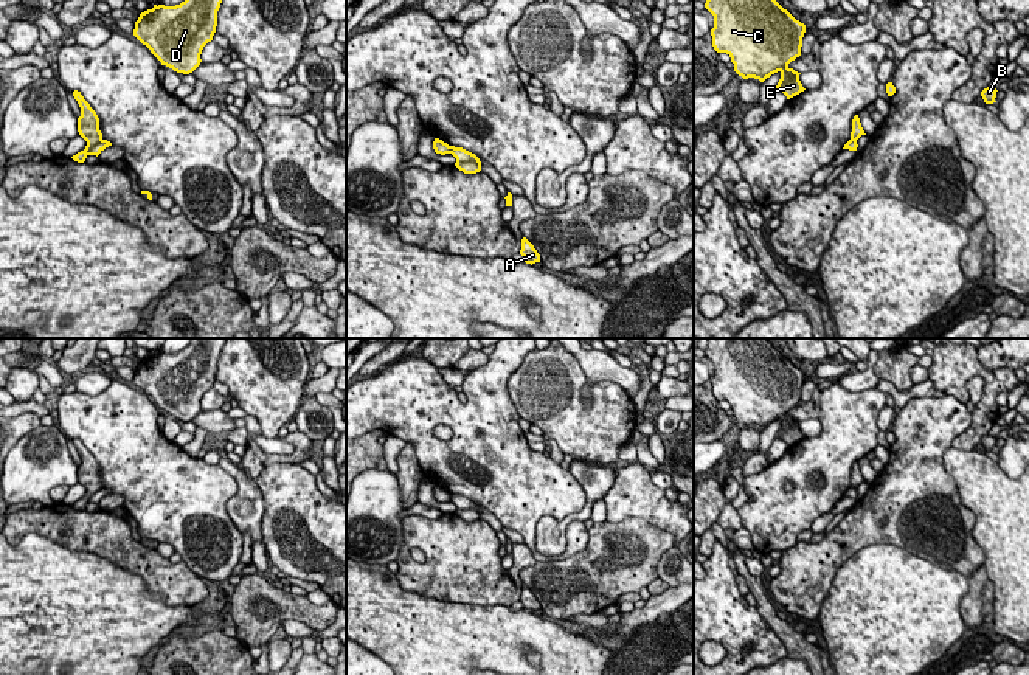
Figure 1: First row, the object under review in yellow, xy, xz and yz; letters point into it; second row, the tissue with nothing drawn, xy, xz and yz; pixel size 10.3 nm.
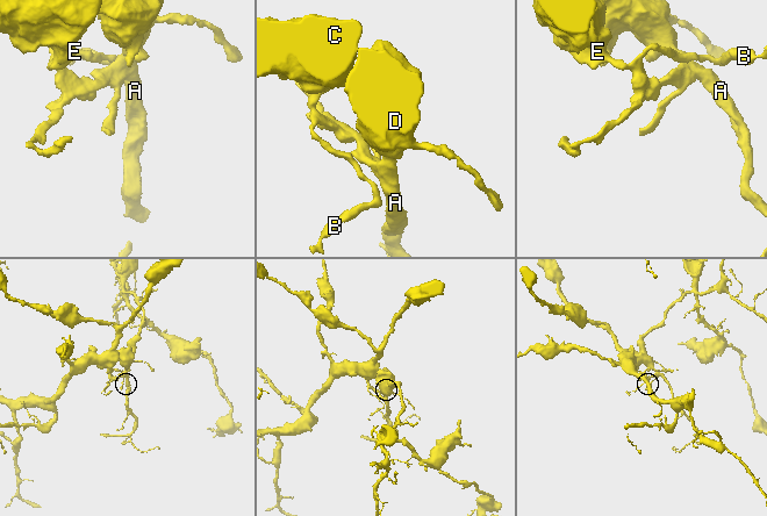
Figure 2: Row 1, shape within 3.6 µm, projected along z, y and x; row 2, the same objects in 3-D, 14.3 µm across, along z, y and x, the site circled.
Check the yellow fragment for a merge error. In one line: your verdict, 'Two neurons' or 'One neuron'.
Two neurons

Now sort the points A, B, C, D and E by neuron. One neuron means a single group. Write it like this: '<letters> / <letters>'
A D / B C E

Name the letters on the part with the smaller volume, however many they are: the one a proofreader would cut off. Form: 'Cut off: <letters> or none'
Cut off: A, D

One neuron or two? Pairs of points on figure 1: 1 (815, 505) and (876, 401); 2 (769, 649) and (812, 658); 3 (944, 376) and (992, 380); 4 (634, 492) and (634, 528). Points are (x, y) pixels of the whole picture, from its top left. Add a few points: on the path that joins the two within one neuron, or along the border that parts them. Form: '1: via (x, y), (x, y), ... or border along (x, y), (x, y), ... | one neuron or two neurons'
1: via (828, 478), (828, 460), (849, 433), (849, 424) | one neuron
2: border along (769, 623), (789, 655) | two neurons
3: via (956, 370), (980, 370) | one neuron
4: border along (606, 520), (643, 517), (668, 531) | two neurons

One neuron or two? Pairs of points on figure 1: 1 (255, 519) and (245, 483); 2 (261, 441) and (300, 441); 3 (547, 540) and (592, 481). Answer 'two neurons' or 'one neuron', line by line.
1: one neuron
2: two neurons
3: one neuron

